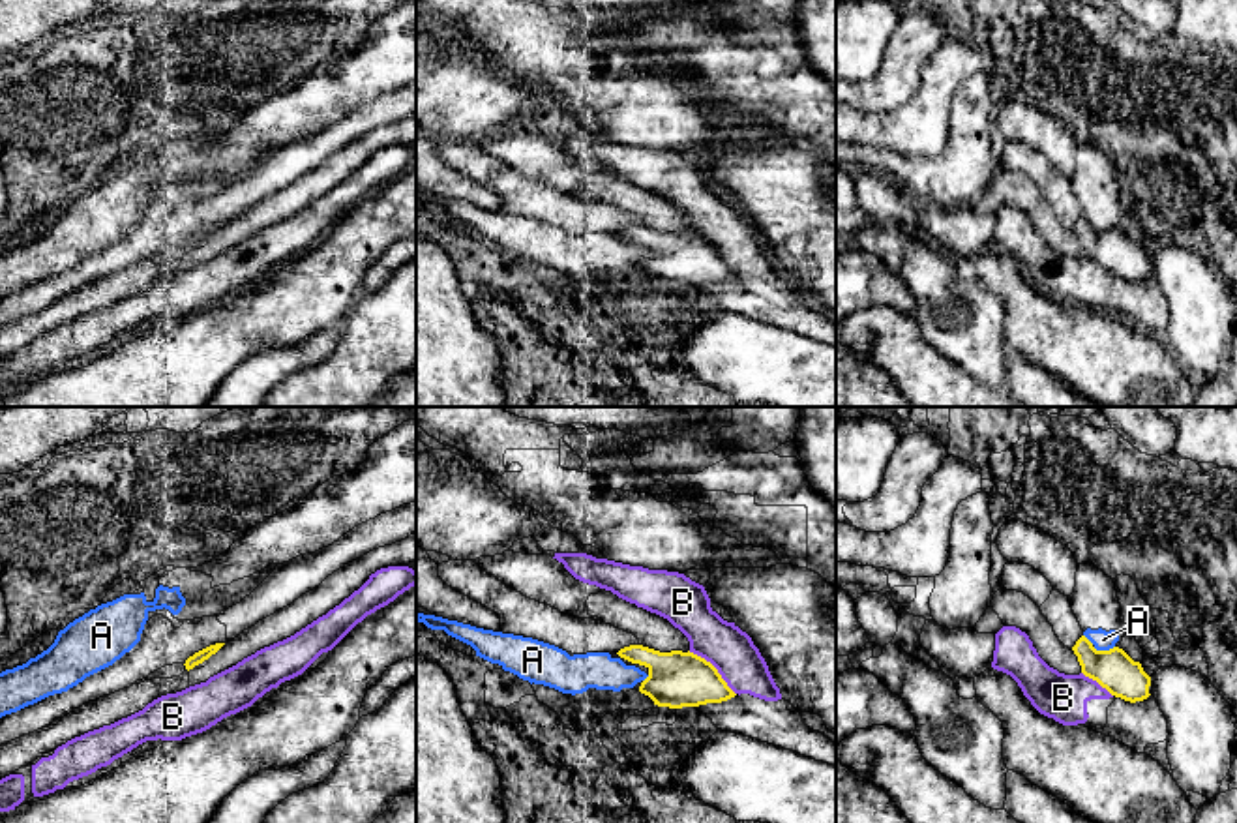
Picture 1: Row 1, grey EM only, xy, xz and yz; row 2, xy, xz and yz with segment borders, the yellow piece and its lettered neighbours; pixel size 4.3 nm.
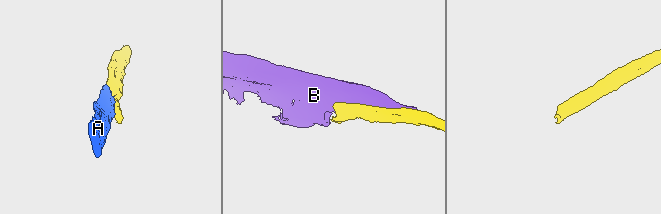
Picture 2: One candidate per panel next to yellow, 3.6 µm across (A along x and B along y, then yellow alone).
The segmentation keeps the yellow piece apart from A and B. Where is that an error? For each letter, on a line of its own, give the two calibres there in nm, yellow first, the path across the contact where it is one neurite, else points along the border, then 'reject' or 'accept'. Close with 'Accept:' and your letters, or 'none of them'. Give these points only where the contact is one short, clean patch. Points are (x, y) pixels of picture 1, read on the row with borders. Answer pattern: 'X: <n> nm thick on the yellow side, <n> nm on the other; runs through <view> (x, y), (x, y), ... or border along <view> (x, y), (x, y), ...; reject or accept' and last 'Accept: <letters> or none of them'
A: 180 nm thick on the yellow side, 90 nm on the other; border along yz (1114, 645), (1108, 649), (1093, 647); reject
B: 240 nm thick on the yellow side, 200 nm on the other; reject
Accept: none of them

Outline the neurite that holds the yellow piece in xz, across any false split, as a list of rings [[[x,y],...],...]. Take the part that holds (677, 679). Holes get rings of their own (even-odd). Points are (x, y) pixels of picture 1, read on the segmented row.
[[[630,645],[617,654],[648,669],[639,692],[658,707],[699,707],[737,696],[710,662],[690,651],[660,652],[643,645]]]

